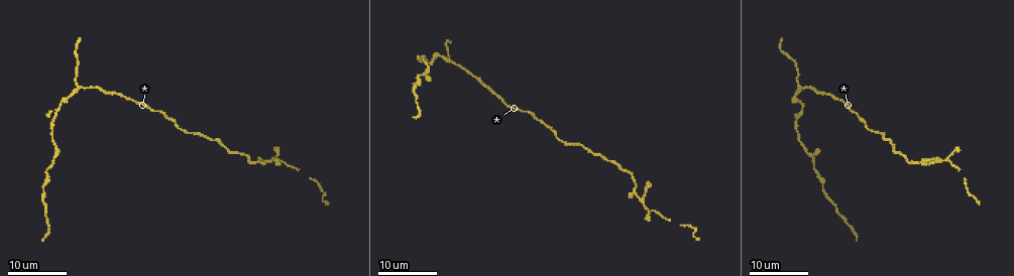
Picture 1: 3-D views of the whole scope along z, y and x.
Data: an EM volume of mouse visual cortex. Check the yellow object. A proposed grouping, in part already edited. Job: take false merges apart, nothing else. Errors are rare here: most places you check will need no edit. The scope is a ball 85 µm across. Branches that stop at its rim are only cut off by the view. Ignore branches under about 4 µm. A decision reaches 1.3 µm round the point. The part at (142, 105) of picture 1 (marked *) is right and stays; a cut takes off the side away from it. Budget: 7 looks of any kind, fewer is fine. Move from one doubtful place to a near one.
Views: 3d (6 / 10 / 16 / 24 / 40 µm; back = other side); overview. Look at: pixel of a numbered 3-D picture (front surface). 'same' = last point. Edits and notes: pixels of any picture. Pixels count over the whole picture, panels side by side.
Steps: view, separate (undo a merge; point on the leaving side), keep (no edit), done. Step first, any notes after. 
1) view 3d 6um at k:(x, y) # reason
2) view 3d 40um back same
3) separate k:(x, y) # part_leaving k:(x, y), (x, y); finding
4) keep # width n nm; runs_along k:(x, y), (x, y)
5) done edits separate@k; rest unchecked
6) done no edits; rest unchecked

view 3d 24um at 1:(449, 59) # three arms meet

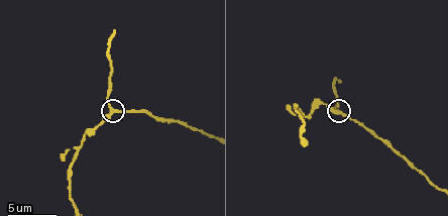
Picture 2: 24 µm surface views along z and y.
view 3d 6um at 2:(111, 109) # zoom in

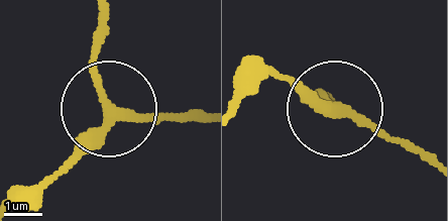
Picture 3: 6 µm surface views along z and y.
keep # width 290 nm; runs_along 3:(203, 117), (116, 114), (96, 79), (96, 20); one cell here

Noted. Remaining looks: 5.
view 3d 10um at 2:(72, 157) # three-way junction

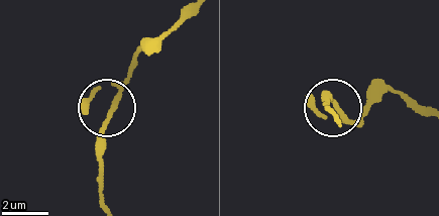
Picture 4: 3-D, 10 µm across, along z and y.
view 3d 6um at 4:(110, 109)

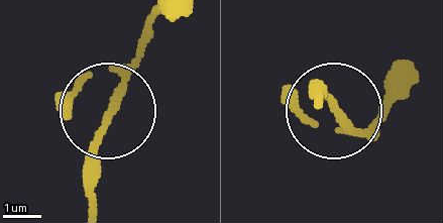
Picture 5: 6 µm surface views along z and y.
keep # runs_along 5:(153, 19), (93, 144), (93, 202); one cell here

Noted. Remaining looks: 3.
view 3d 24um at 1:(54, 160) # two arms in line, one across

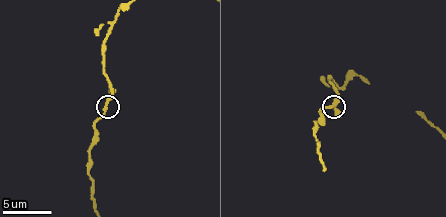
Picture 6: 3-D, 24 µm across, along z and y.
view 3d 6um at 6:(332, 105)

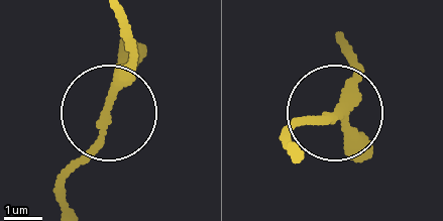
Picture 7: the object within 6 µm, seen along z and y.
keep # width 170 nm; runs_along 7:(115, 18), (127, 67), (102, 134), (60, 189); all the same cell

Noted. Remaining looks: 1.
done no edits; rest unchecked

